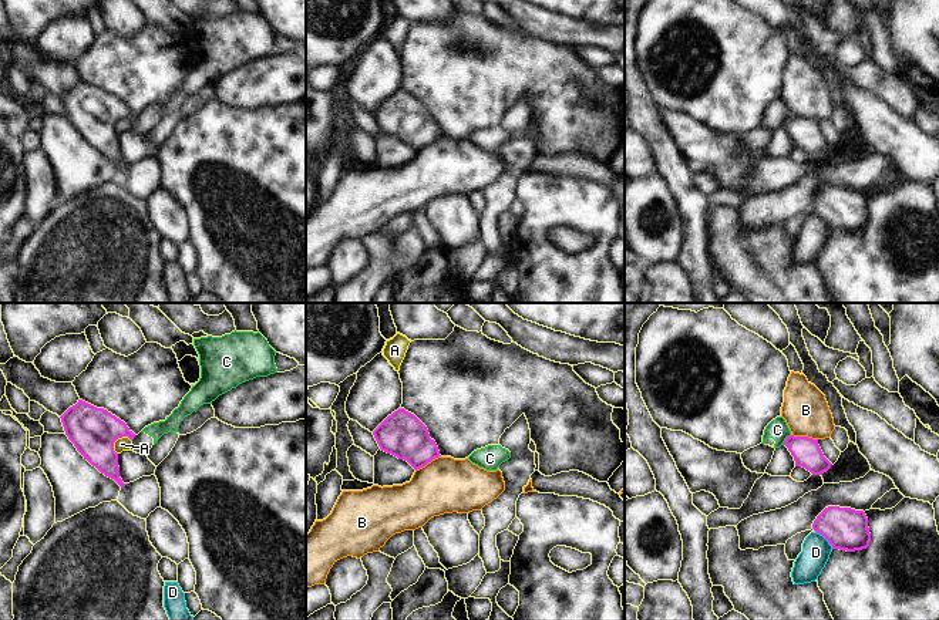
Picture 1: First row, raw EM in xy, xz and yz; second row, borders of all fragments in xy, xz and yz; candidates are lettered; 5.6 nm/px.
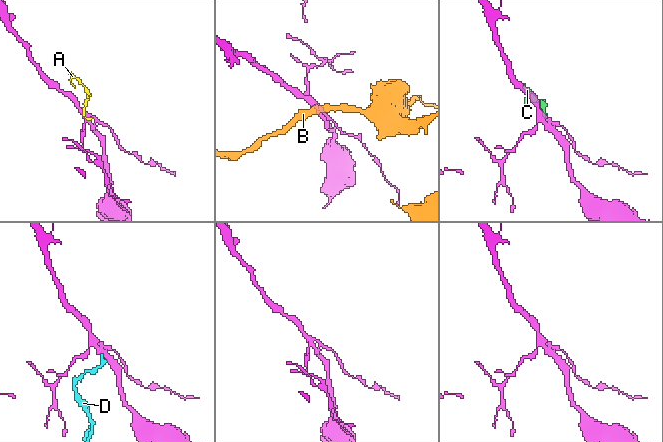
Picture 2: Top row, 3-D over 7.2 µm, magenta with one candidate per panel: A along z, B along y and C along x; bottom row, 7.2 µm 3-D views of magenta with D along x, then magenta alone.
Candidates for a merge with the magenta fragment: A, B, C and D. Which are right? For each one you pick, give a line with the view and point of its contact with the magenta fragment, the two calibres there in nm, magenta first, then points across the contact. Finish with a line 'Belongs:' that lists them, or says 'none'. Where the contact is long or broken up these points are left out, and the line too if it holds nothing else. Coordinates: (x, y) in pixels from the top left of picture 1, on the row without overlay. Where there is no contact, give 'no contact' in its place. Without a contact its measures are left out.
Belongs: none

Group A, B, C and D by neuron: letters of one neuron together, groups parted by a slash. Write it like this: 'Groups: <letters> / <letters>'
Groups: A B / C / D.

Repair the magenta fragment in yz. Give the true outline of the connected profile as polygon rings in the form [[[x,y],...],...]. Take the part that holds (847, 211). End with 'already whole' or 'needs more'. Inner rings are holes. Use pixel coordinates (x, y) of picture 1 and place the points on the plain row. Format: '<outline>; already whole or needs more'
[[[828,188],[814,202],[812,210],[822,216],[832,230],[855,233],[869,228],[871,215],[864,192]]]; already whole

